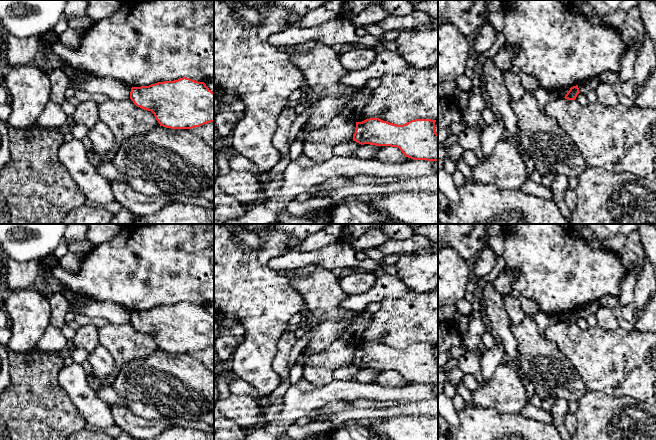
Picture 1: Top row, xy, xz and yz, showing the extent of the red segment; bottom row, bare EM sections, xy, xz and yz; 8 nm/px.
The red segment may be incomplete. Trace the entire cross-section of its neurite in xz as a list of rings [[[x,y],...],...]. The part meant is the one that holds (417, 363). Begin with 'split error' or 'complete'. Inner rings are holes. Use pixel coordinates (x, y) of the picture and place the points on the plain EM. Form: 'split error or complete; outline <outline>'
complete; outline [[[369,342],[356,346],[353,365],[364,369],[391,370],[399,372],[402,377],[413,384],[438,385],[438,358],[435,355],[436,344],[415,343],[406,348],[397,349],[379,342]]]

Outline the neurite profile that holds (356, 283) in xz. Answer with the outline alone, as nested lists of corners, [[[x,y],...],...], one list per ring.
[[[371,272],[353,273],[340,279],[340,286],[348,295],[361,294],[375,284],[377,277]]]

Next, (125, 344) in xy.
[[[130,322],[121,325],[108,323],[99,327],[98,339],[99,344],[112,355],[117,374],[127,363],[160,350],[151,335],[137,331]]]

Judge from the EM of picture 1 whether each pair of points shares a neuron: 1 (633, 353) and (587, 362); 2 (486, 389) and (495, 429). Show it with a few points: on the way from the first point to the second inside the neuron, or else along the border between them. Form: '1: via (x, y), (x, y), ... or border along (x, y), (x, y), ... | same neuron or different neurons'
1: via (622, 361), (598, 361) | same neuron
2: border along (475, 404), (513, 413) | different neurons

